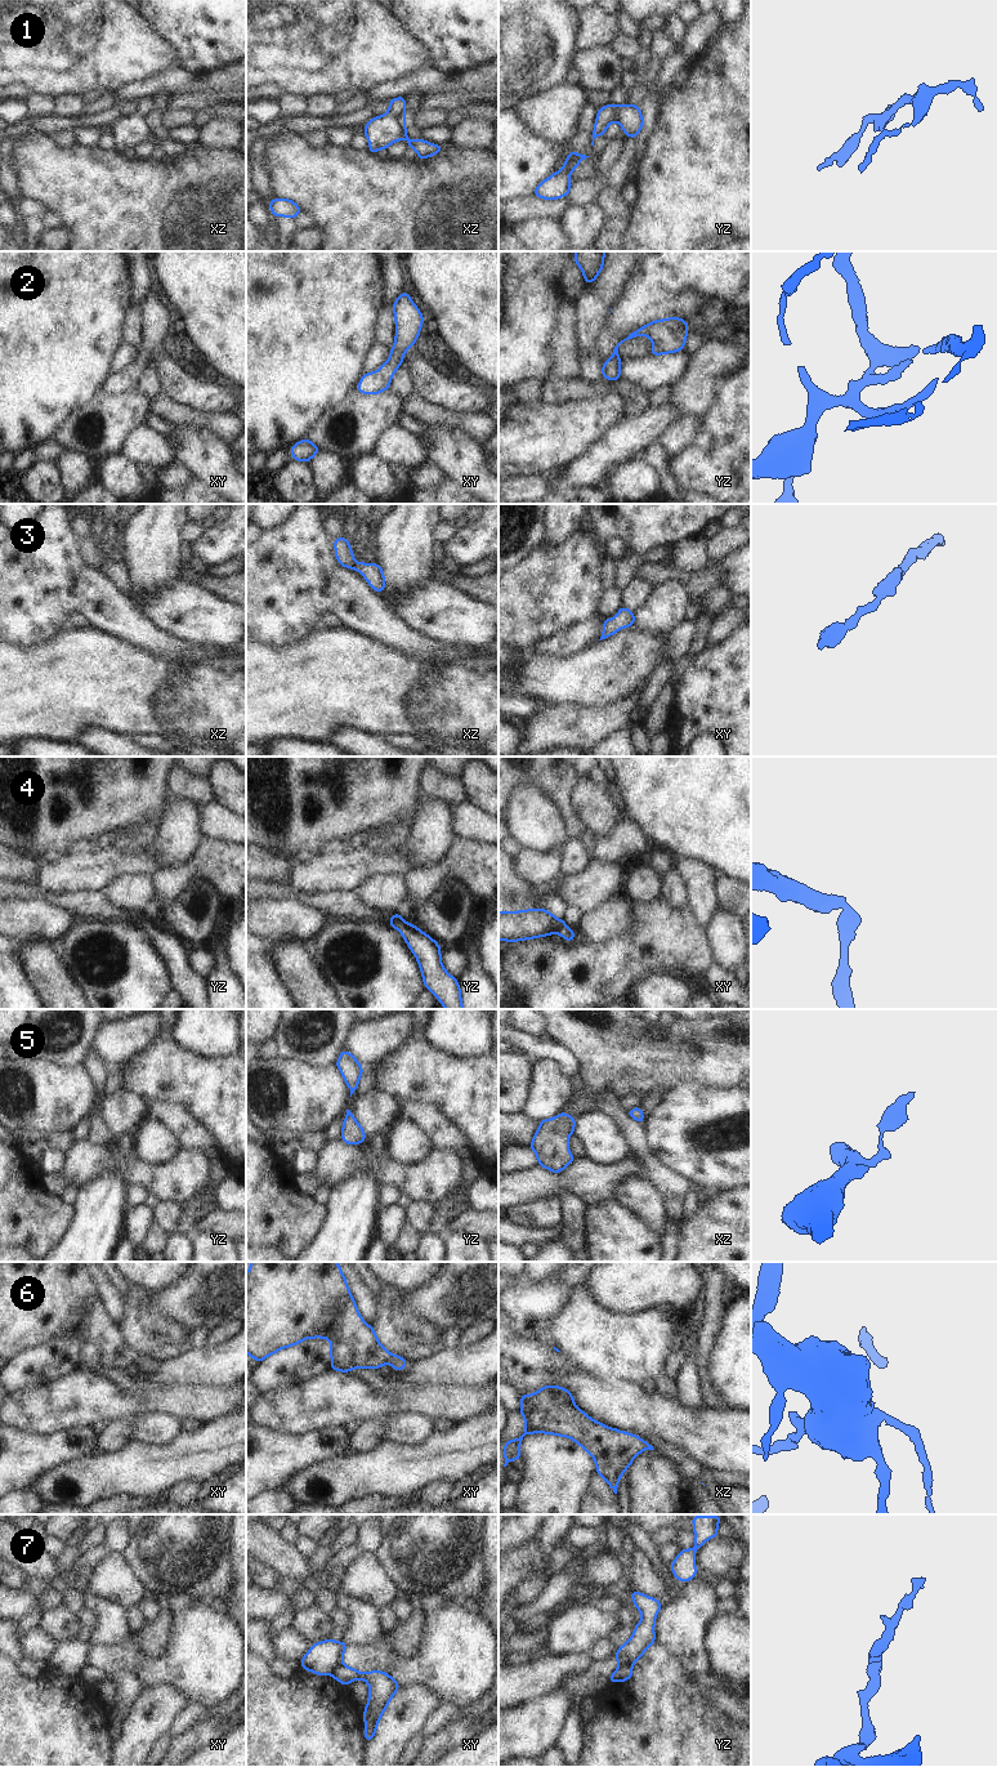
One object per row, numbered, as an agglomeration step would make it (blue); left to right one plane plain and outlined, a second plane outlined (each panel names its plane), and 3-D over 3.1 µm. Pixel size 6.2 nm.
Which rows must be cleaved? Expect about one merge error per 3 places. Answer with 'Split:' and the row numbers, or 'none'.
Split: 7

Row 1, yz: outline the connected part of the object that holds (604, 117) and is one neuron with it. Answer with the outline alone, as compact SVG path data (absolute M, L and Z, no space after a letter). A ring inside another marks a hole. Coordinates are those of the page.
M611 103L607 107L598 108L591 146L594 146L594 139L596 137L604 135L608 125L613 121L620 122L629 138L635 138L641 130L644 119L639 106L629 103L625 106Z

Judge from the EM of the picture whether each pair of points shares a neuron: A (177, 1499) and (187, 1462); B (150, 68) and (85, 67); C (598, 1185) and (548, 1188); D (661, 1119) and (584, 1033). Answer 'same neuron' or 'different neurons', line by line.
A: different neurons
B: same neuron
C: same neuron
D: different neurons

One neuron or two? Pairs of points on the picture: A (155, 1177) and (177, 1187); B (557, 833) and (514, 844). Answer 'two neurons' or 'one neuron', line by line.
A: one neuron
B: two neurons

